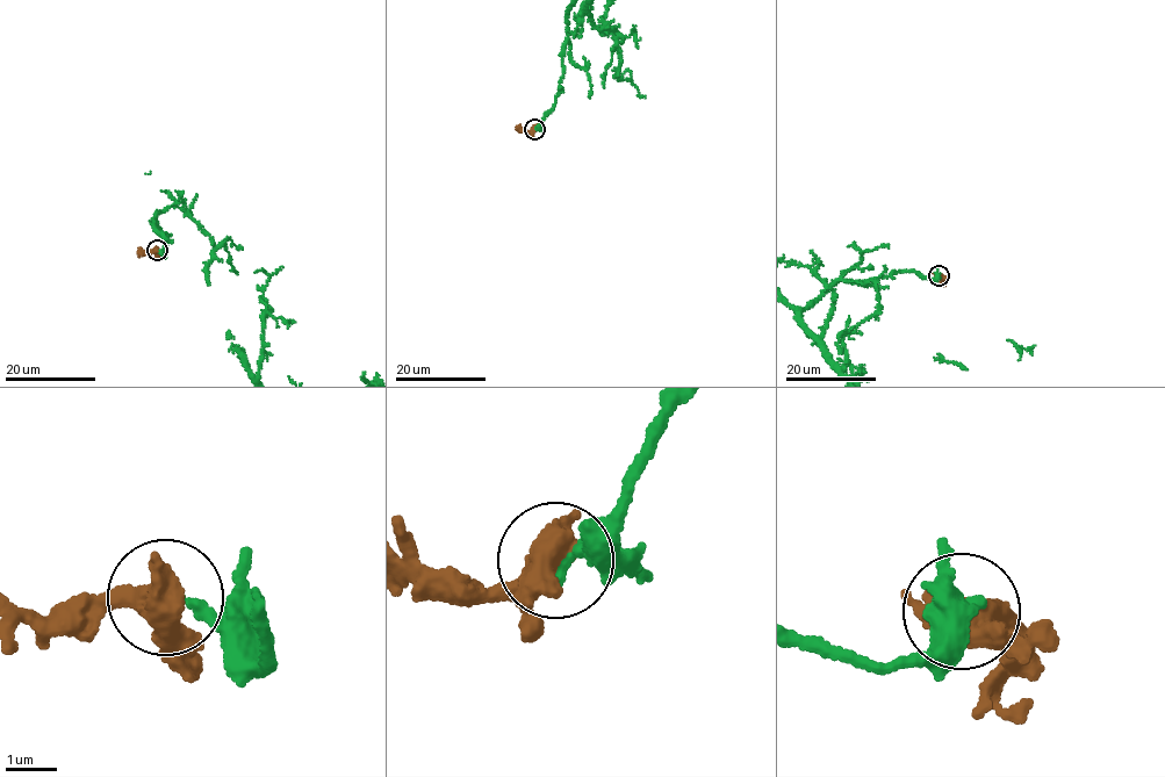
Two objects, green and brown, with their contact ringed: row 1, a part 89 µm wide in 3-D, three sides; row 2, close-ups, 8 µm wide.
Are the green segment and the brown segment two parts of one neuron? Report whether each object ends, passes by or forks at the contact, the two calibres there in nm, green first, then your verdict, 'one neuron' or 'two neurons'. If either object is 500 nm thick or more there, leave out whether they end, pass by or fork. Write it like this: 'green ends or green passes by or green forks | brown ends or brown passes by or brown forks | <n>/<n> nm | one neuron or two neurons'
260/550 nm | two neurons

